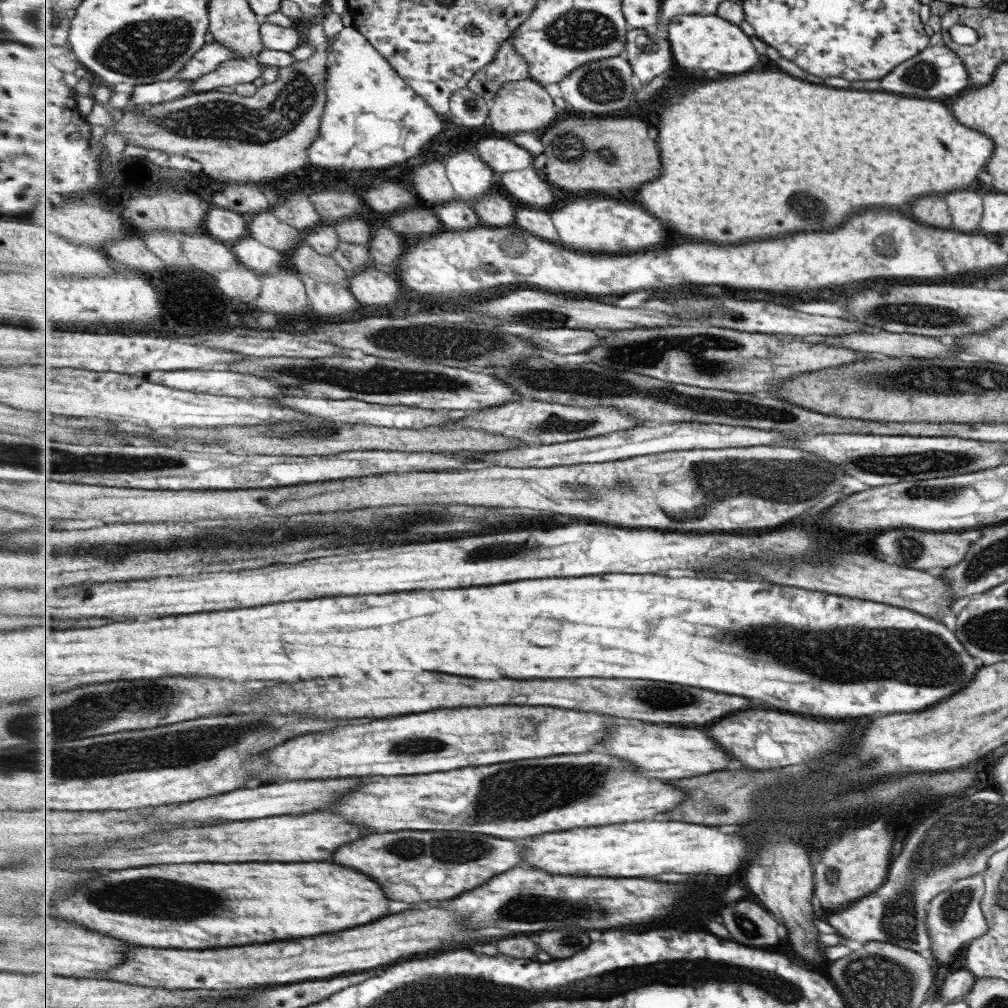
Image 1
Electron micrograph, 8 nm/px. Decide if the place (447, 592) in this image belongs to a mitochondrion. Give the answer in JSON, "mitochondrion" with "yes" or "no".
{"mitochondrion":"no"}

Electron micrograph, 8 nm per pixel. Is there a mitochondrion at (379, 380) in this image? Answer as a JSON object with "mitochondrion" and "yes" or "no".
{"mitochondrion":"yes"}

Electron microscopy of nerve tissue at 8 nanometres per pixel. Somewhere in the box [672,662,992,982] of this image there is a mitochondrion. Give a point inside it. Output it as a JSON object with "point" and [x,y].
{"point":[952,910]}

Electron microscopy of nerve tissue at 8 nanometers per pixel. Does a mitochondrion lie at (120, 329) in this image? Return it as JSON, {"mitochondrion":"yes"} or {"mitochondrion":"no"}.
{"mitochondrion":"no"}

